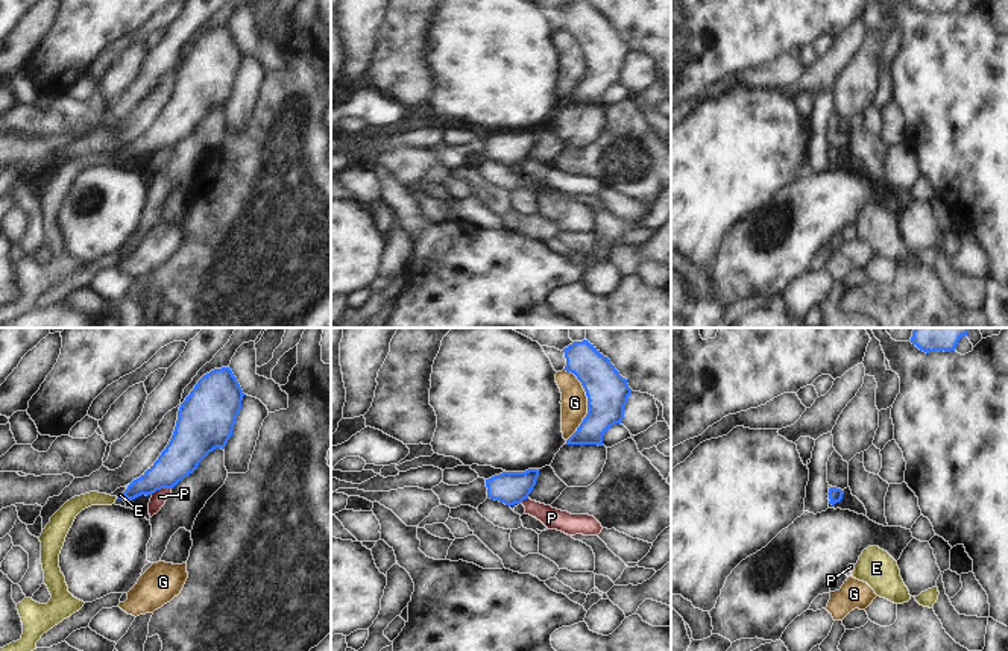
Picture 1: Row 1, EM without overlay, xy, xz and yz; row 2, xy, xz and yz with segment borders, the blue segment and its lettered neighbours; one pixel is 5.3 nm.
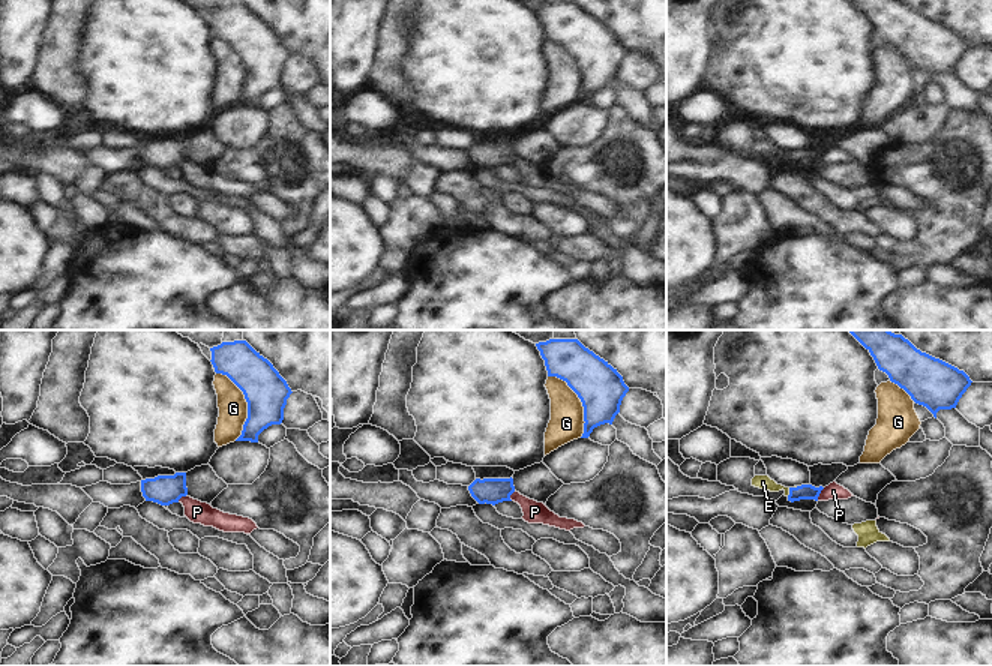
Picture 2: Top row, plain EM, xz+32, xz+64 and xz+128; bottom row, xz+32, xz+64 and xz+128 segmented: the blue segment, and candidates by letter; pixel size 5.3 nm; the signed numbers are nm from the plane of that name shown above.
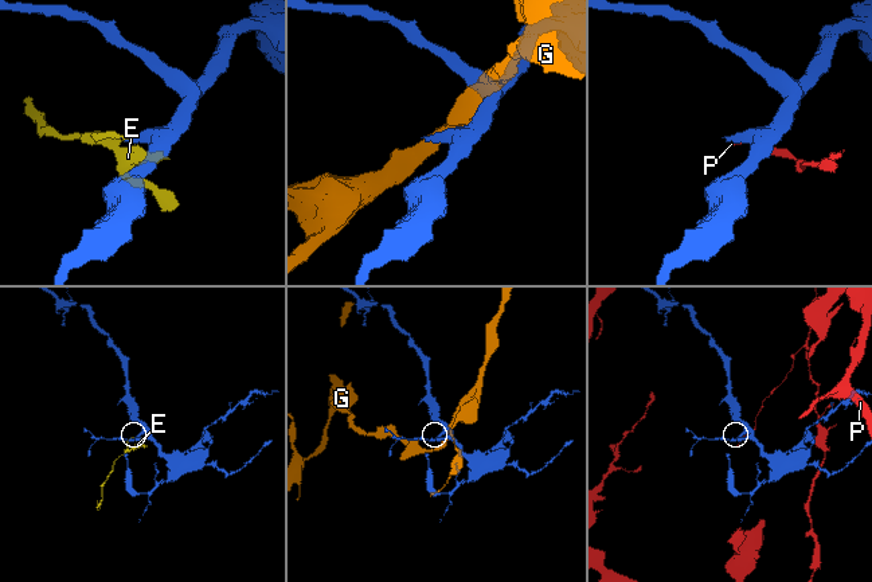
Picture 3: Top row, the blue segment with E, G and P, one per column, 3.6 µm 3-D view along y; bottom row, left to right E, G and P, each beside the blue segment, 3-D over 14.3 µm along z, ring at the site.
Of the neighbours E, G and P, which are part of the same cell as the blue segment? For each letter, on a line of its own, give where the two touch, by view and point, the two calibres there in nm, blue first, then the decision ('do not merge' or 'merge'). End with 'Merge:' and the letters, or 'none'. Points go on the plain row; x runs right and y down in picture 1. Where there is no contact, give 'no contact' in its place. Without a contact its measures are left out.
E: xy (125, 157) | 160/20 nm | merge
G: xz (588, 62) | 220/140 nm | do not merge
P: xy (160, 149) | 200/80 nm | do not merge
Merge: E

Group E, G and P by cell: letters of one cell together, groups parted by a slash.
E / G / P

